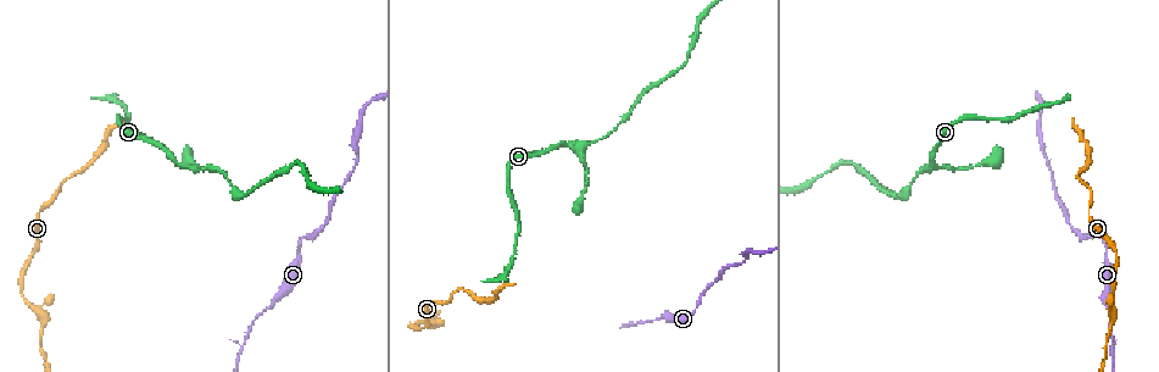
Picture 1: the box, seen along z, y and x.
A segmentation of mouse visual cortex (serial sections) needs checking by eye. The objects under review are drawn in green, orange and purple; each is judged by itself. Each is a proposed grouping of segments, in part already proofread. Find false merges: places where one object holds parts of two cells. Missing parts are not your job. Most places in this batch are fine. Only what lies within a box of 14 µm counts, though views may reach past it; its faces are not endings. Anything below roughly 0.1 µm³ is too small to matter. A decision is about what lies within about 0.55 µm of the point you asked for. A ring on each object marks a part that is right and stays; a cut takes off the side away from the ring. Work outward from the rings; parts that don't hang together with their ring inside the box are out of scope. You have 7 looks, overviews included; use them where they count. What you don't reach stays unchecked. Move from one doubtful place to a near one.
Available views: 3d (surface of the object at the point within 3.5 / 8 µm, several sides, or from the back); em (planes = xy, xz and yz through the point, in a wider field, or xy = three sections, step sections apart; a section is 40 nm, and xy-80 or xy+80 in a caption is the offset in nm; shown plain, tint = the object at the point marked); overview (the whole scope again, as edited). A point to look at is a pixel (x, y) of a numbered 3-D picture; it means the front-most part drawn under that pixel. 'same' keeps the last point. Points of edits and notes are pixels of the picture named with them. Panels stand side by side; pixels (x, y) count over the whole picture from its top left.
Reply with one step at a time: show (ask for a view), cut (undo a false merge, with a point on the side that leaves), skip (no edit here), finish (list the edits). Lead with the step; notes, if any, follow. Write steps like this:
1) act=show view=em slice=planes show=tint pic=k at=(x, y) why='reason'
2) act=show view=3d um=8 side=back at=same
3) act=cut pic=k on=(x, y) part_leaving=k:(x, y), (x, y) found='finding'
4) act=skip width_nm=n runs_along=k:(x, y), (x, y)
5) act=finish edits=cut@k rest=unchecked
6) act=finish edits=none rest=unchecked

act=show view=3d um=3.5 pic=1 at=(182, 165) why='three arms meet'

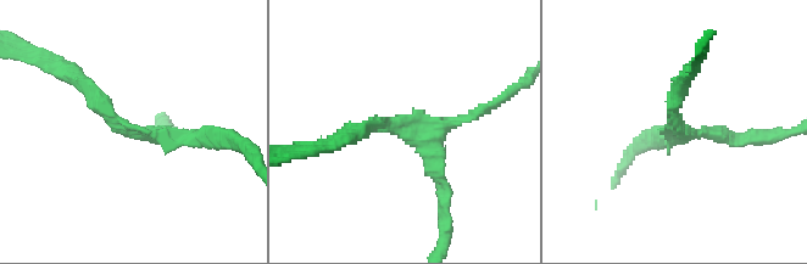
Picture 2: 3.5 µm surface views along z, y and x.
act=show view=em slice=xy step=1 show=tint pic=2 at=(134, 129) arms=3 arm_widths_nm=150,200,200

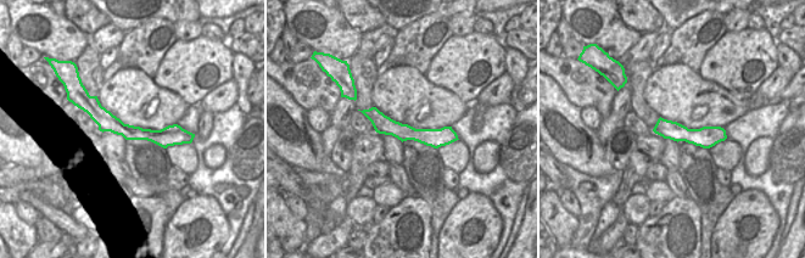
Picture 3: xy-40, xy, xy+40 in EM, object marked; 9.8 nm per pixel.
act=skip runs_along=2:(72, 74), (124, 130), (207, 138) found='continuous, no second cell'

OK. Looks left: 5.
act=show view=3d um=8 pic=1 at=(585, 193) why='sudden change in width'

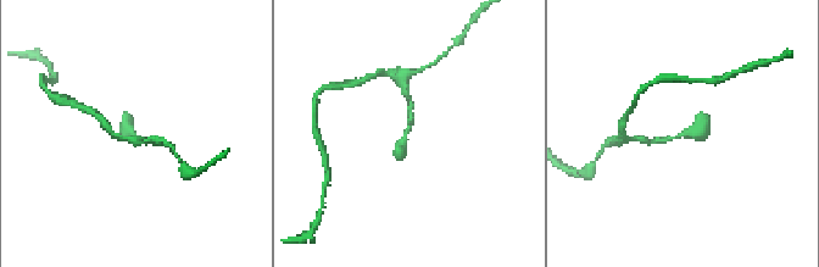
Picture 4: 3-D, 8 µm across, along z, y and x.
act=show view=em slice=xy step=5 show=tint pic=4 at=(684, 133)

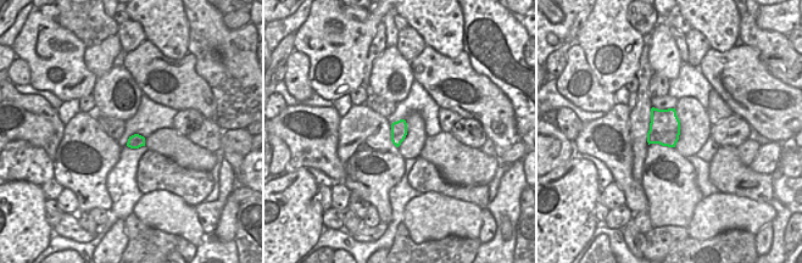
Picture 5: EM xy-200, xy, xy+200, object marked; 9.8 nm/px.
act=skip runs_along=4:(653, 140), (694, 133), (700, 112) found='one cell here'

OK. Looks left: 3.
act=show view=3d um=3.5 pic=1 at=(653, 320) why='thick turns thin'

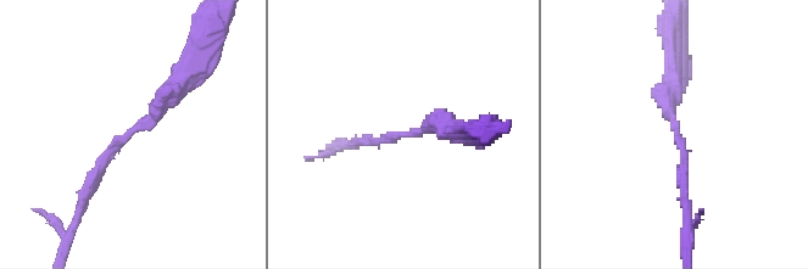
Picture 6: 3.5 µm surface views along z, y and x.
act=show view=em slice=xy step=2 show=plain pic=6 at=(675, 129) arm_widths_nm=150,300

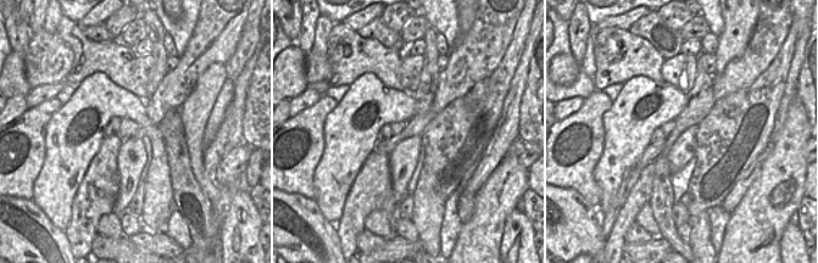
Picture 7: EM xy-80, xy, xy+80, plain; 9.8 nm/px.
act=show view=em slice=xy step=2 show=tint at=same

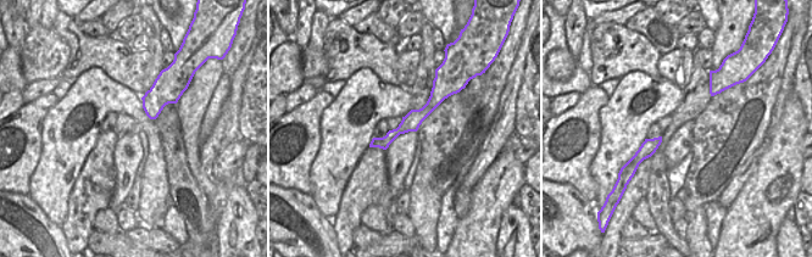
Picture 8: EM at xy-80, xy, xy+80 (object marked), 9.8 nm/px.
act=skip found='one cell here'

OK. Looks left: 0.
act=finish edits=none rest=unchecked

